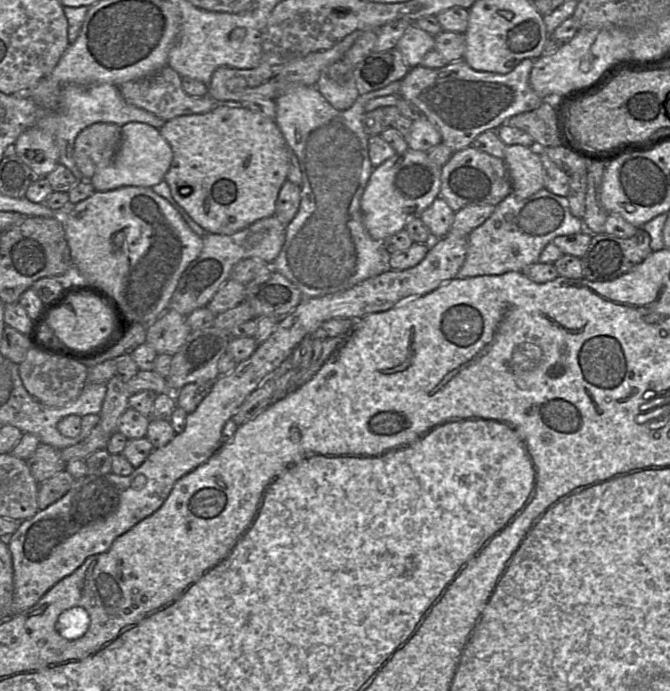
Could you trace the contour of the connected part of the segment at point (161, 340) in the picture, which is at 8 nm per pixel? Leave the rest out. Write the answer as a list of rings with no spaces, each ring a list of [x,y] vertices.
[[[168,309],[147,326],[145,342],[158,355],[174,355],[183,346],[191,333],[186,317],[173,309]]]

